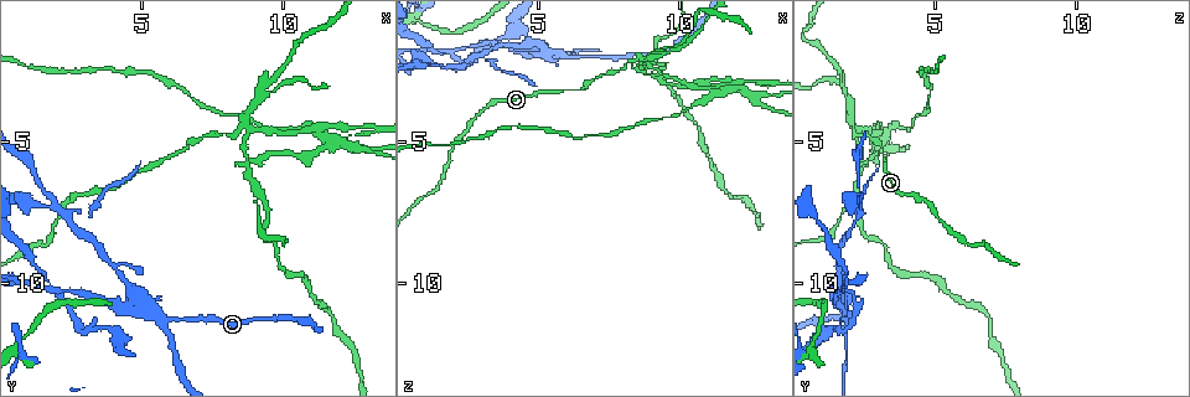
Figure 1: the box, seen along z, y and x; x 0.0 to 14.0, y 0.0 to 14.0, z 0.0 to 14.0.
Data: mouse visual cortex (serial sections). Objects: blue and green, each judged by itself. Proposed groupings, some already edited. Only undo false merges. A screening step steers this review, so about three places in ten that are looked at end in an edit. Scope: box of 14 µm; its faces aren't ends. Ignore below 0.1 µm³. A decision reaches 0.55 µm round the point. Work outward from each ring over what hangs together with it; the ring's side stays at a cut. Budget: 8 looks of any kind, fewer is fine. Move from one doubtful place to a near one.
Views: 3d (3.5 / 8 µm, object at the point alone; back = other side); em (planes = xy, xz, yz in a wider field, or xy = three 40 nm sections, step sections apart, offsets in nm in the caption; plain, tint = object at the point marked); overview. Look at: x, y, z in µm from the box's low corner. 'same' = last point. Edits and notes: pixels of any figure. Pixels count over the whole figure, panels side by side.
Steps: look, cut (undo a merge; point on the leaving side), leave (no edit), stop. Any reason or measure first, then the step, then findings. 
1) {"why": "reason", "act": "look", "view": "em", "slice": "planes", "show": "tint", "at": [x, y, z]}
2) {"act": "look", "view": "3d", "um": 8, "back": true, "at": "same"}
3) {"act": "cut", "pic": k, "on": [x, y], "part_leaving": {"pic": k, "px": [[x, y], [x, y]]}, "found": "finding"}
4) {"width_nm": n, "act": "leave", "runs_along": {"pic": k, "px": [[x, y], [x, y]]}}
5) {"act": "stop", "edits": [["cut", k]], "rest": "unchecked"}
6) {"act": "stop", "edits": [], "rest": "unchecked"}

{"why": "a narrow waist", "act": "look", "view": "3d", "um": 3.5, "at": [6.2, 5.6, 3.2]}

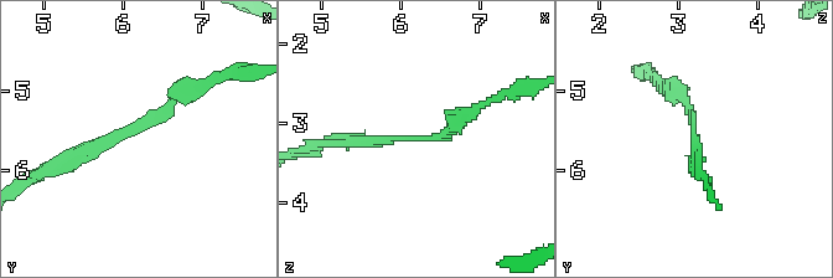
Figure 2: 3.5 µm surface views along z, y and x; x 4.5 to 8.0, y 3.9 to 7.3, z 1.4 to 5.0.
{"why": "shape alone is not enough", "act": "look", "view": "em", "slice": "xy", "step": 2, "show": "tint", "at": [6.10, 5.60, 3.25]}

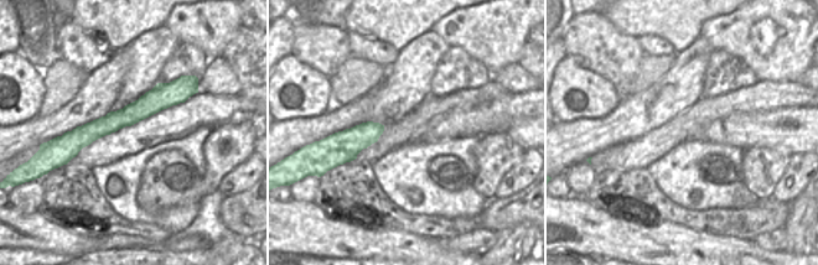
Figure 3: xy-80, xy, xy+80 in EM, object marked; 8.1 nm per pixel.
{"act": "look", "view": "em", "slice": "xy", "step": 5, "show": "tint", "at": "same"}

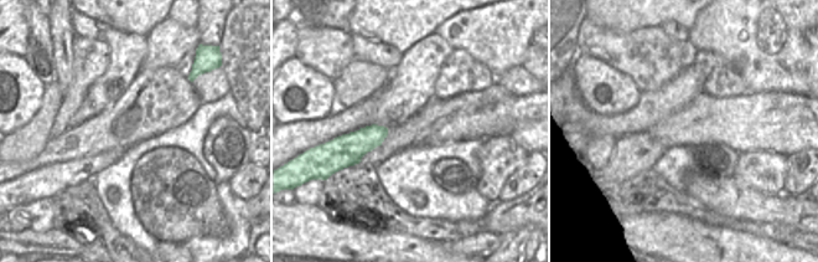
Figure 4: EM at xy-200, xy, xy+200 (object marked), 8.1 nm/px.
{"act": "leave", "runs_along": {"pic": 2, "px": [[56, 164], [151, 127], [189, 88]]}, "found": "all the same cell"}

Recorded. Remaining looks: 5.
{"why": "sharp bend", "act": "look", "view": "3d", "um": 3.5, "at": [8.4, 4.6, 2.1]}

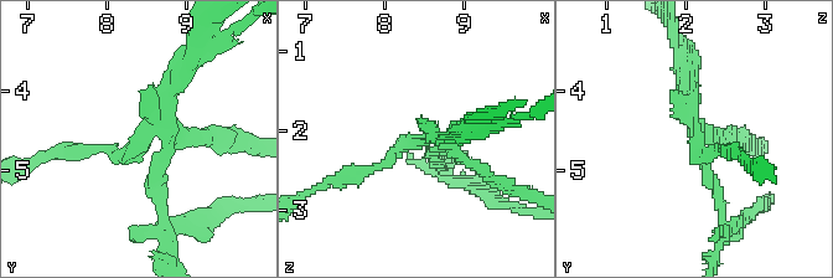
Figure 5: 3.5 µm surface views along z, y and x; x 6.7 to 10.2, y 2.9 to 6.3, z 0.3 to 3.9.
{"arms": 4, "arm_widths_nm": [150, 200, 200, 200], "why": "shape alone is not enough", "act": "look", "view": "em", "slice": "planes", "show": "tint", "at": [8.40, 4.70, 2.10]}

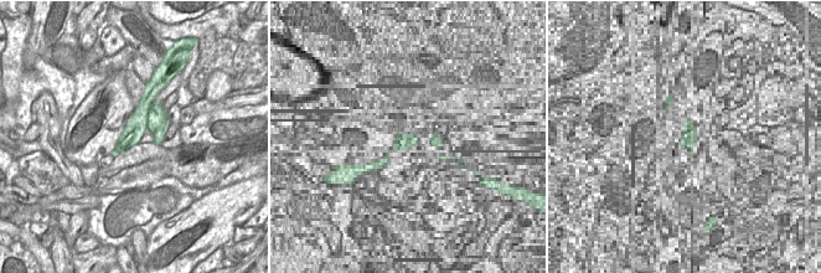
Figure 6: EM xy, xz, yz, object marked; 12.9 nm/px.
{"width_nm": 280, "act": "cut", "pic": 5, "on": [193, 139], "part_leaving": {"pic": 5, "px": [[151, 129], [251, 142]]}, "found": "a second cell is stuck on"}

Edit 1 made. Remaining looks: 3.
{"act": "stop", "edits": [["cut", 5]], "rest": "unchecked"}

